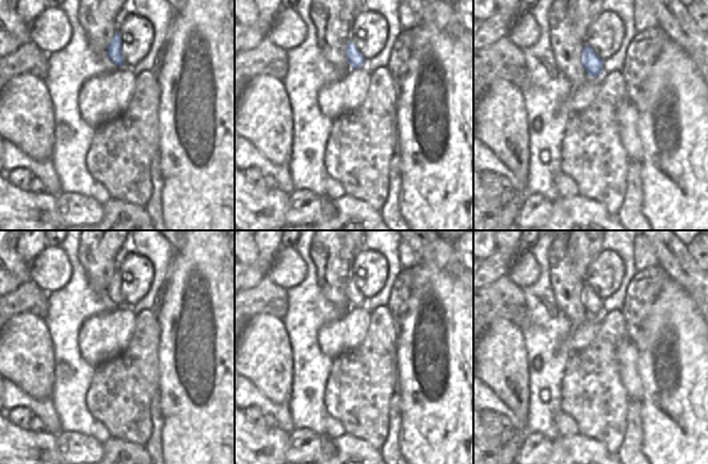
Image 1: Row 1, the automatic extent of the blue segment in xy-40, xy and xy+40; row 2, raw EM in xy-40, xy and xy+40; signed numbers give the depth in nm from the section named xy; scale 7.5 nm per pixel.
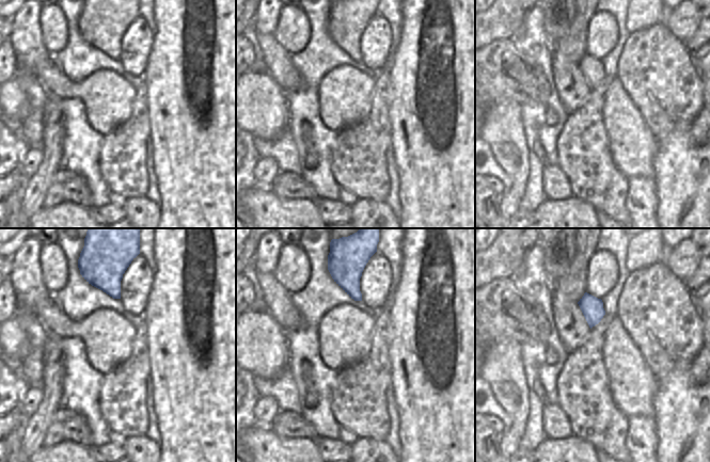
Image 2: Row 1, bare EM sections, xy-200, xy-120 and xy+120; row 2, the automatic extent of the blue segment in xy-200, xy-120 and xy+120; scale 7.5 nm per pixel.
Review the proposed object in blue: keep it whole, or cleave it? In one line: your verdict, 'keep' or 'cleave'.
keep

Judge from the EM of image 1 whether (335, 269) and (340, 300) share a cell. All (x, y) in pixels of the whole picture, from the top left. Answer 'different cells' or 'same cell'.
same cell

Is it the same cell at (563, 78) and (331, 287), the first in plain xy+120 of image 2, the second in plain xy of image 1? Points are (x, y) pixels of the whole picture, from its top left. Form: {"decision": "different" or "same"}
{"decision": "same"}

